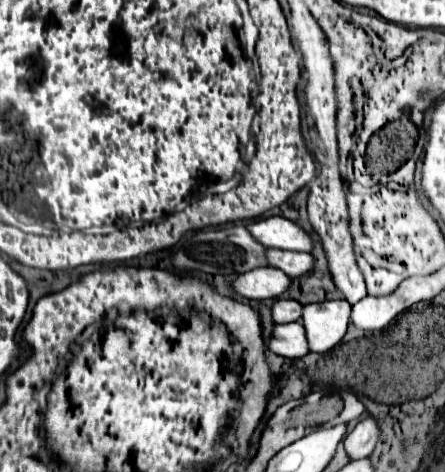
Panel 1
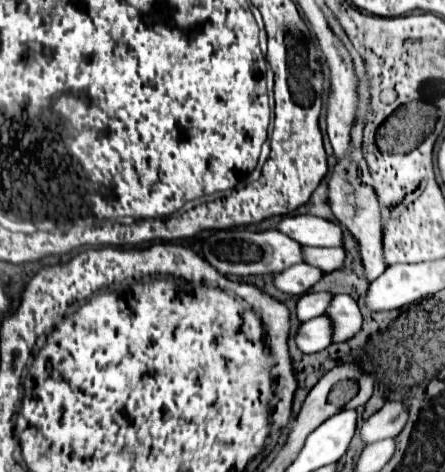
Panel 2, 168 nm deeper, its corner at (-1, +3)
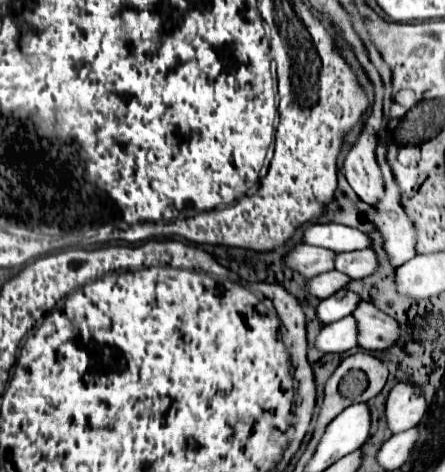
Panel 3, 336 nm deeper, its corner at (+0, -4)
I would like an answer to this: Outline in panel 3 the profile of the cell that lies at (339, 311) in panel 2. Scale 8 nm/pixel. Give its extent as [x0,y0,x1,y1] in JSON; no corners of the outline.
[352,301,400,351]

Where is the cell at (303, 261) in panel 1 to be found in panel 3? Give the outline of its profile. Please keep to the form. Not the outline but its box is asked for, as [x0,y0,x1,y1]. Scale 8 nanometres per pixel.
[334,249,378,279]

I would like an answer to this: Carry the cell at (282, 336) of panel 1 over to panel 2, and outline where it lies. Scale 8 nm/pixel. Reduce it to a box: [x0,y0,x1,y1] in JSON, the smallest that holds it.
[297,316,333,352]

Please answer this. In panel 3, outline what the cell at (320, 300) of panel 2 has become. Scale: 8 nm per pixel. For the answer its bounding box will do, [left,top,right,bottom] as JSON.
[316,289,360,325]

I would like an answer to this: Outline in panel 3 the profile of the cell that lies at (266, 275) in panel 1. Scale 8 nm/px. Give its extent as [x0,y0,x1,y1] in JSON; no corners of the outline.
[304,271,350,299]

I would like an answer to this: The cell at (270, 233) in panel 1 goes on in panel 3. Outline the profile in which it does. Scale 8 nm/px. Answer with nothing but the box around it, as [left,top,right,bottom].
[302,223,370,253]

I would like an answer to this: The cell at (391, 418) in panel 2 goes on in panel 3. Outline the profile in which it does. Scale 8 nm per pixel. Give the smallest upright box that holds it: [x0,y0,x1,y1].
[386,383,426,433]

